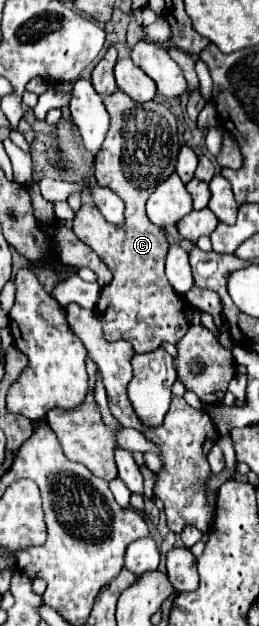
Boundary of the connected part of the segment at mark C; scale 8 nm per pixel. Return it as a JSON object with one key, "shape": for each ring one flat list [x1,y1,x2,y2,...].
{"shape":[[120,90,104,96,104,106,112,124,102,146,102,156,94,162,96,180,98,186,108,186,124,200,126,226,114,228,94,204,85,204,76,213,72,230,114,274,112,284,102,288,102,296,94,308,94,314,102,324,104,340,126,340,132,344,134,352,142,354,152,352,164,342,178,344,188,330,188,320,182,314,186,302,174,292,164,274,164,260,170,244,166,234,158,226,150,224,144,208,150,192,154,192,154,188,176,168,176,156,180,150,176,116,162,102,150,100,138,104]]}

